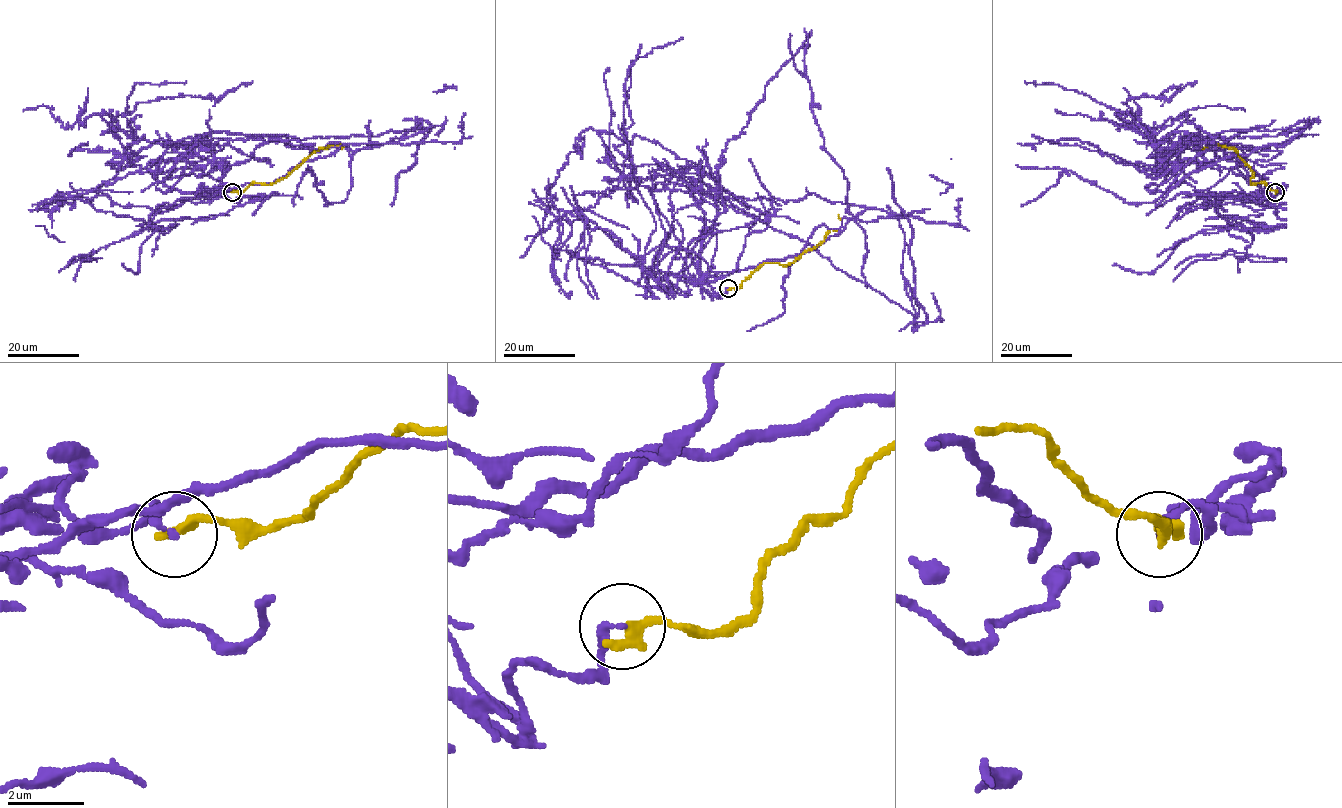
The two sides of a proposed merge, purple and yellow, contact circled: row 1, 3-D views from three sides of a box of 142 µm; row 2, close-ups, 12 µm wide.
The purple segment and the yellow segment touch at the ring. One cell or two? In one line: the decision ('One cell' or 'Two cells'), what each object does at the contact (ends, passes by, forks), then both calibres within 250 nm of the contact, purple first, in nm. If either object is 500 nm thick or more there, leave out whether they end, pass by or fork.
Two cells. At the ring purple ends. At the ring yellow ends. Thickness 200 nm (purple) against 360 nm

